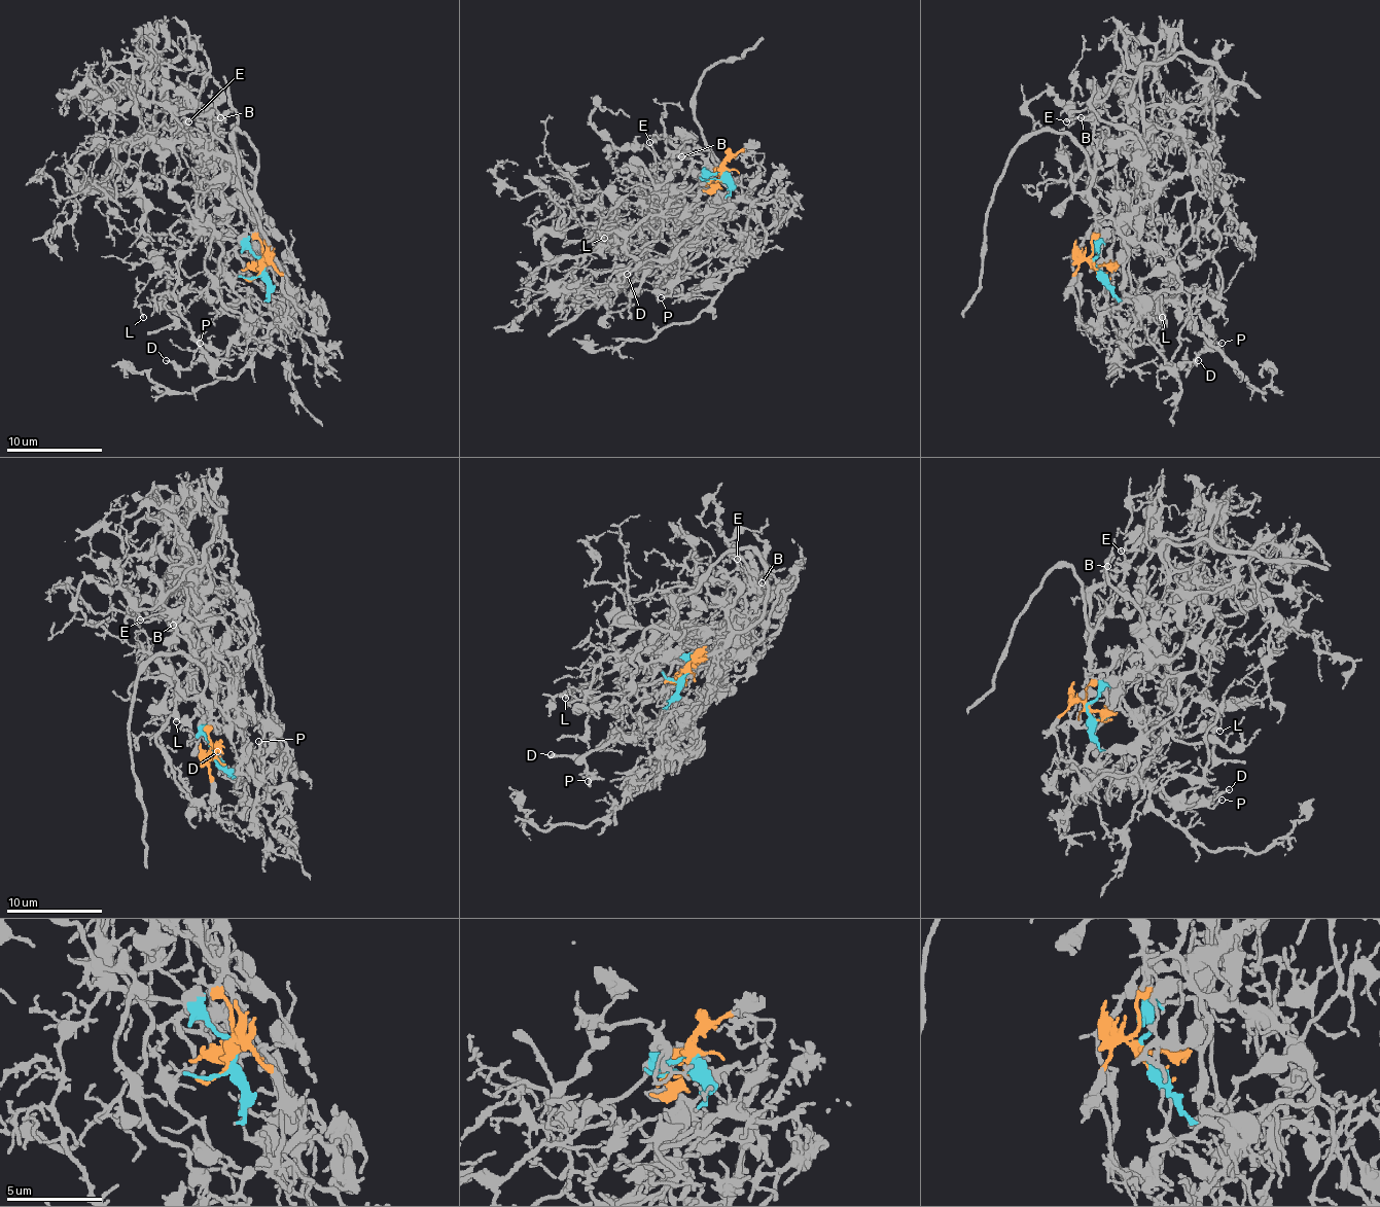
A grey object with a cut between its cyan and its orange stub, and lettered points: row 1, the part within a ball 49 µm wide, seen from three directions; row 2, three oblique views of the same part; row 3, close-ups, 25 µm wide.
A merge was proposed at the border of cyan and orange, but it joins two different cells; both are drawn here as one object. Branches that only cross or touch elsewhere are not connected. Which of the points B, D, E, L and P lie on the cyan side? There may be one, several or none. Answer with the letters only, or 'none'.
L

